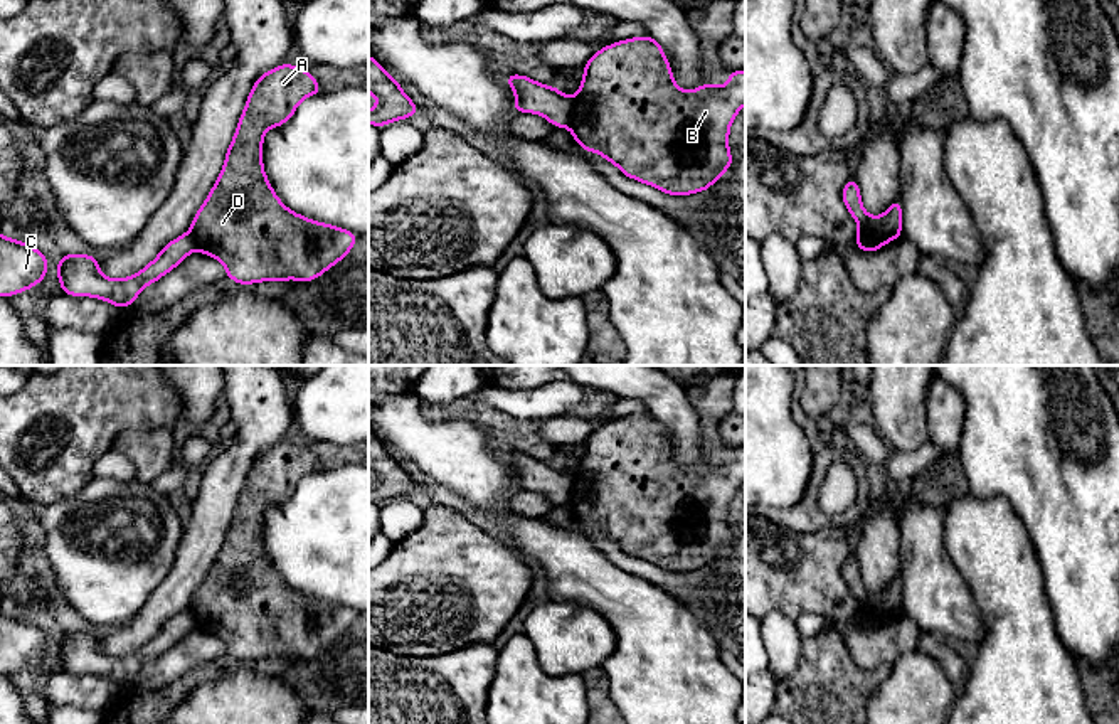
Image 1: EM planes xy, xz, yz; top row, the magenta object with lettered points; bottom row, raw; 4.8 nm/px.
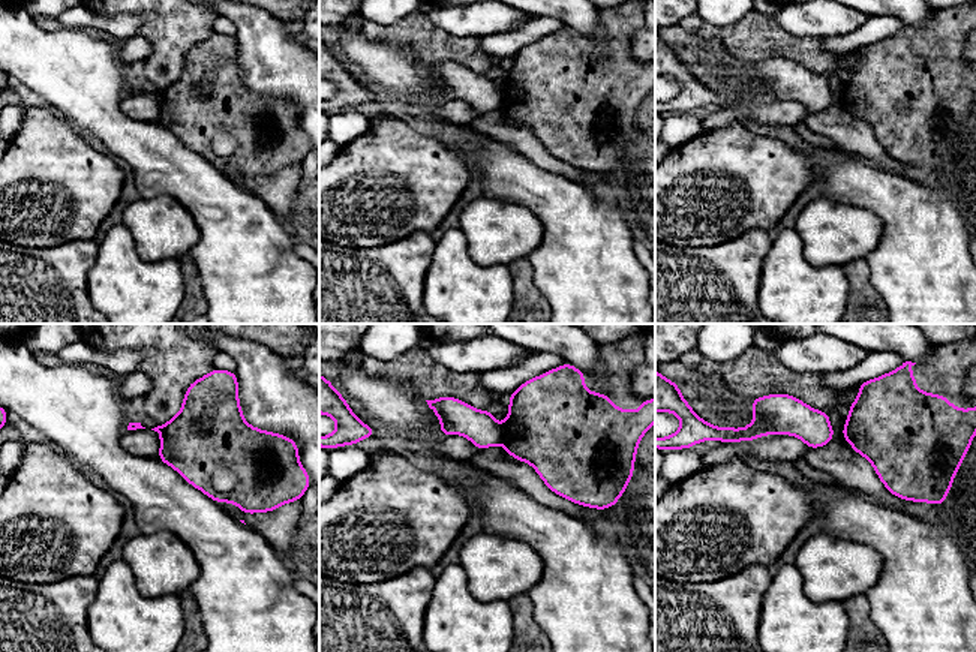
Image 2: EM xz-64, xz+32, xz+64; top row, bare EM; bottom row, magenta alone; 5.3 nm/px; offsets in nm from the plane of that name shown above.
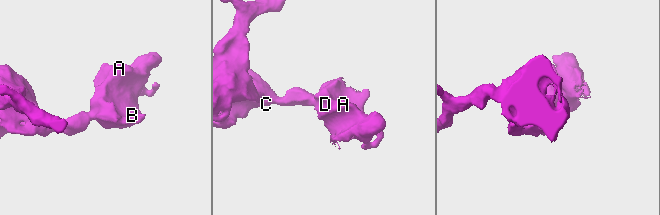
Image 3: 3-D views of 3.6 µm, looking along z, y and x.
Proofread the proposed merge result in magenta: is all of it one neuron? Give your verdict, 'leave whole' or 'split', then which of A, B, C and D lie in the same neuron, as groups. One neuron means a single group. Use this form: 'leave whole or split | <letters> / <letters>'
split | A B D / C

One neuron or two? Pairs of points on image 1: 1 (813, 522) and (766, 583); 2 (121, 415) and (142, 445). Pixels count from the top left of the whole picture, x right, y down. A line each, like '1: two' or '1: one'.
1: two
2: two

